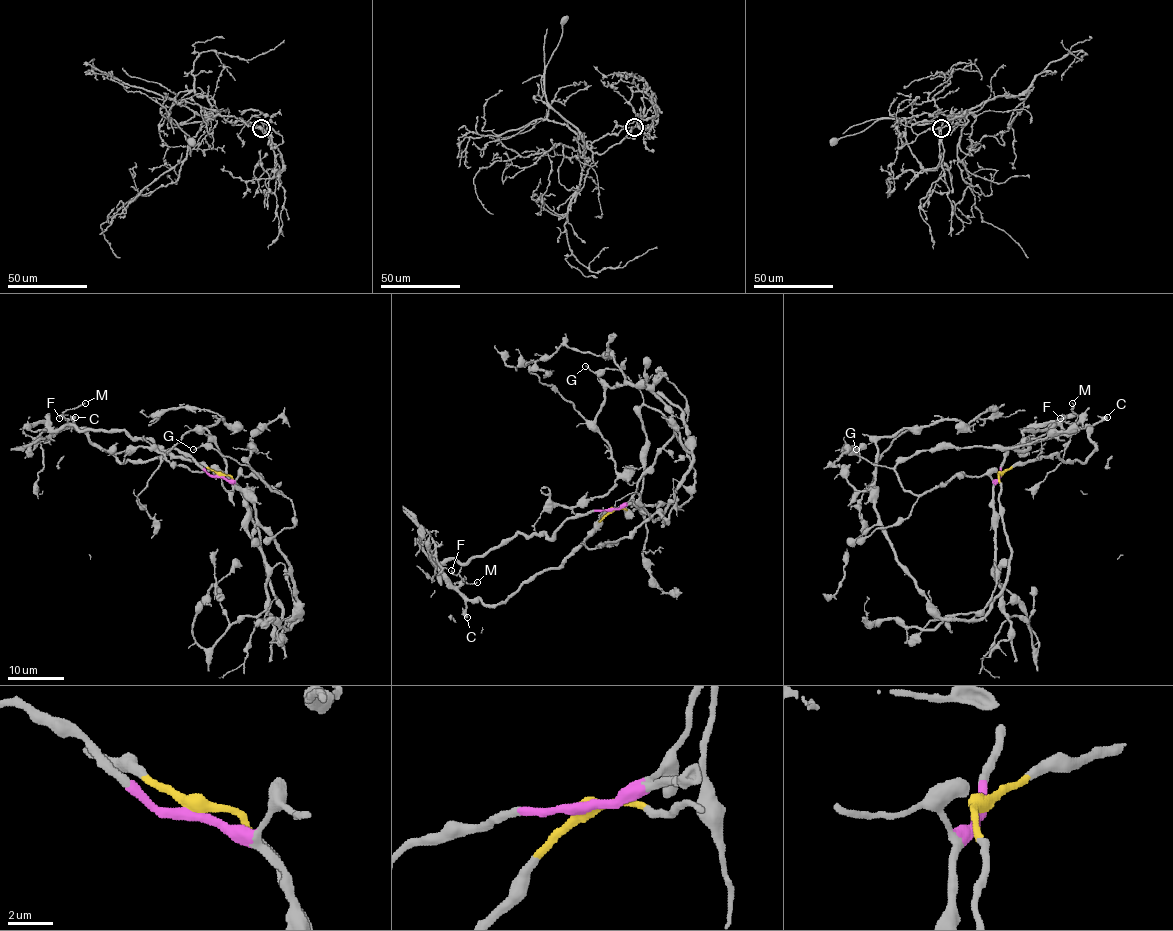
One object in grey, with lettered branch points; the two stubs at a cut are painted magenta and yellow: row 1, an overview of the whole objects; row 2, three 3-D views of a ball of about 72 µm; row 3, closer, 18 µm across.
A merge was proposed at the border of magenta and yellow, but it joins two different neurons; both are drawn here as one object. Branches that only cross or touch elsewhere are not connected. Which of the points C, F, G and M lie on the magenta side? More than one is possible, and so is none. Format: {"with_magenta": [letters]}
{"with_magenta": ["G"]}

